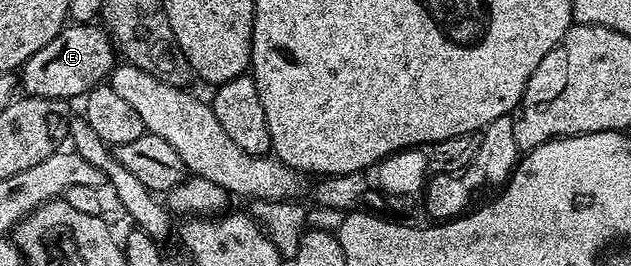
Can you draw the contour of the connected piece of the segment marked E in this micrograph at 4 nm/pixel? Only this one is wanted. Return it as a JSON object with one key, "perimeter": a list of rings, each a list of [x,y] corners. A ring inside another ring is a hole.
{"perimeter":[[[95,22],[72,23],[65,25],[50,45],[42,45],[34,57],[25,61],[18,71],[18,83],[25,96],[72,101],[75,95],[83,97],[92,88],[101,86],[111,76],[117,62],[117,48],[103,26]]]}

